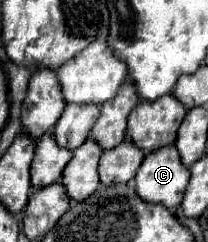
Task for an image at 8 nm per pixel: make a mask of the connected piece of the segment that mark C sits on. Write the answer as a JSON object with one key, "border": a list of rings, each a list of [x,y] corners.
{"border":[[[171,144],[145,156],[135,176],[135,186],[143,200],[153,204],[161,202],[169,210],[175,210],[183,200],[189,176],[191,172],[181,162],[179,150]]]}

